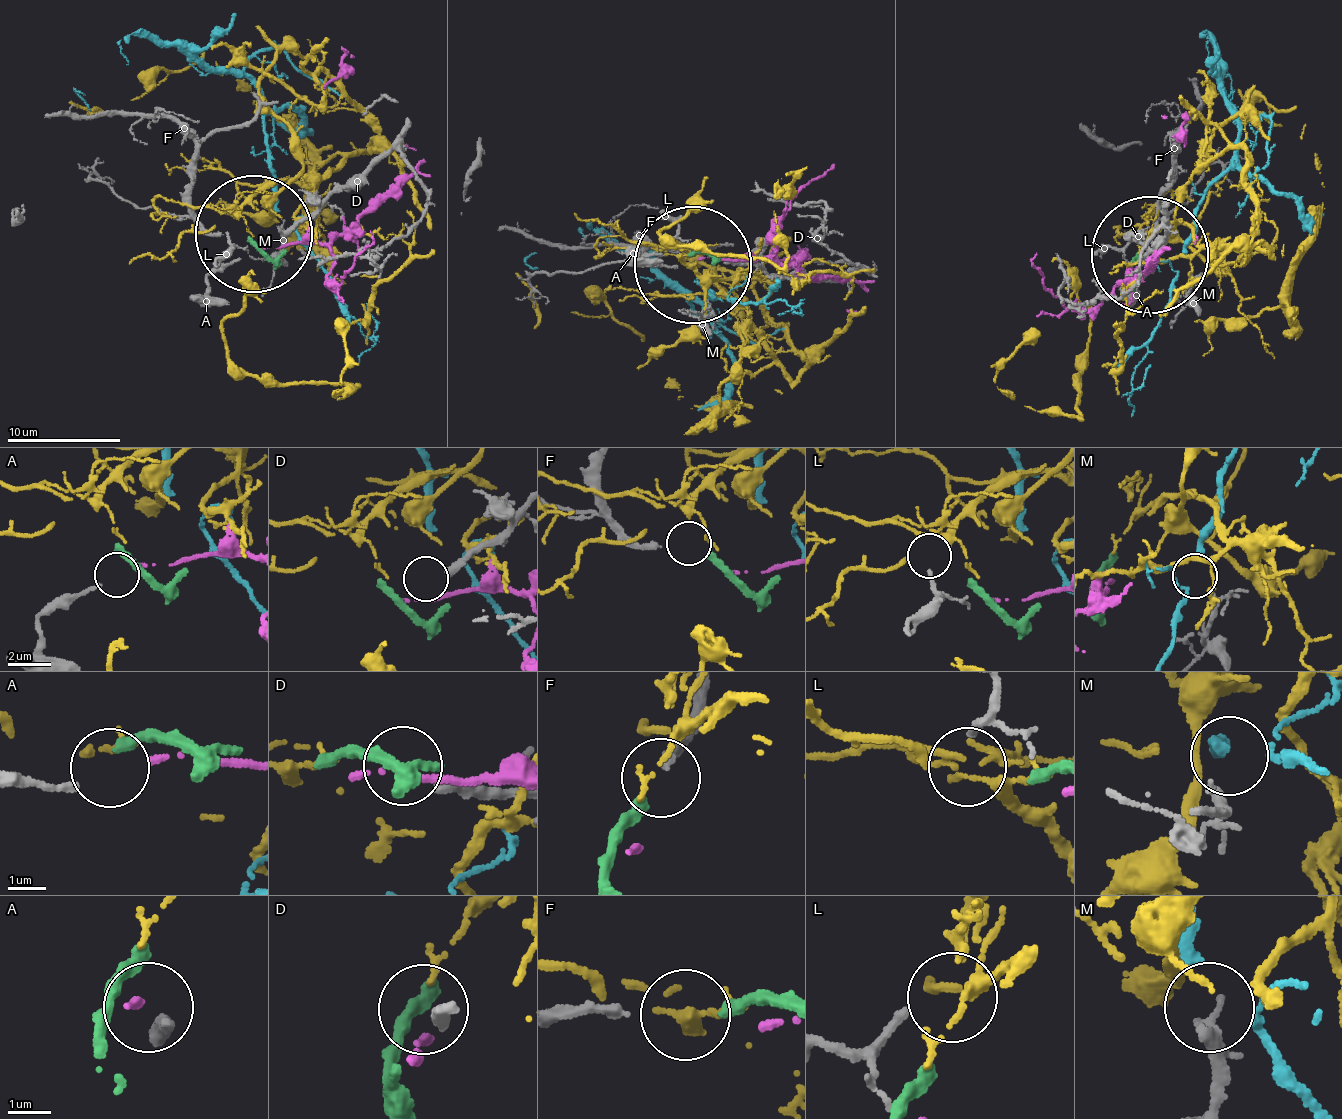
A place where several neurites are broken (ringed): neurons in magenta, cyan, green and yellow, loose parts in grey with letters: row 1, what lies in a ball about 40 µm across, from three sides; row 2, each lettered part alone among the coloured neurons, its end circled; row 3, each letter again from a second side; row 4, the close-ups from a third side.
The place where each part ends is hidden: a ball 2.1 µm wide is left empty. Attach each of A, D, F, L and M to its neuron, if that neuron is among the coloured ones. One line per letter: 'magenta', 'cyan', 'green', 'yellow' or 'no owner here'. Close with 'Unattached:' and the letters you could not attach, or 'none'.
A: magenta
D: no owner here
F: green
L: yellow
M: cyan
Unattached: D

